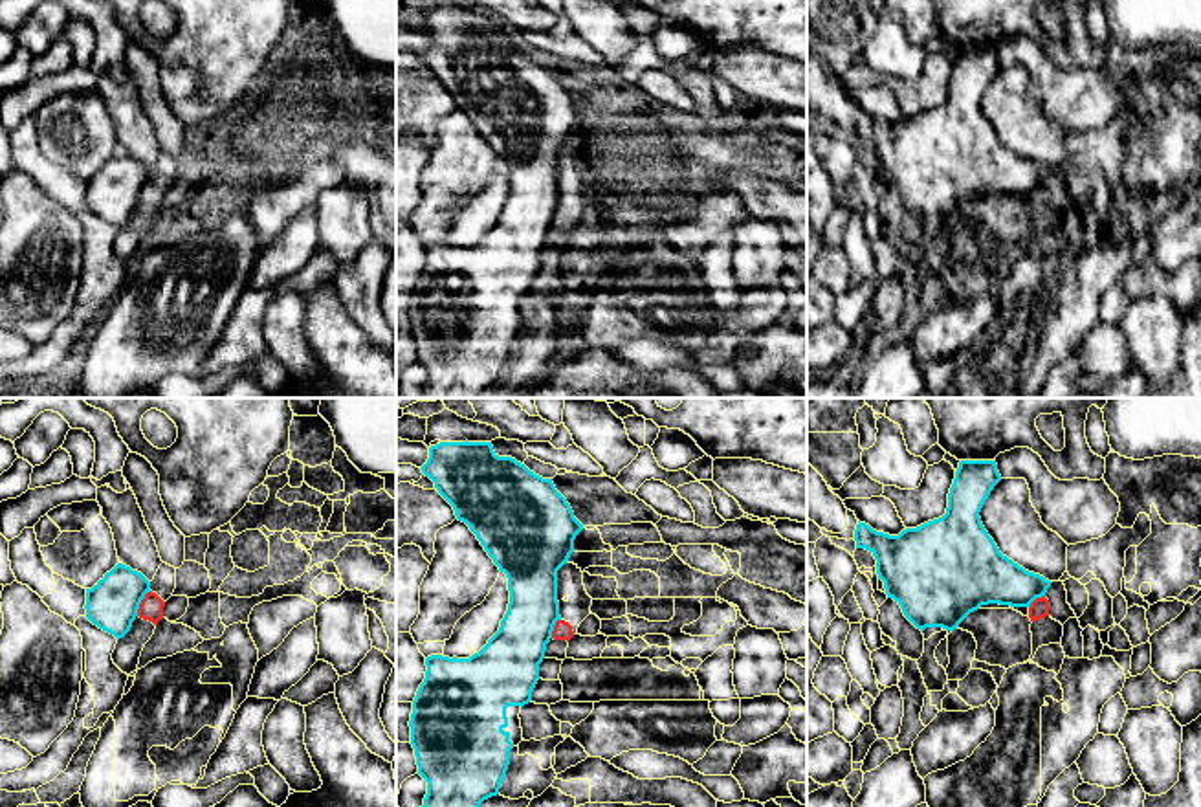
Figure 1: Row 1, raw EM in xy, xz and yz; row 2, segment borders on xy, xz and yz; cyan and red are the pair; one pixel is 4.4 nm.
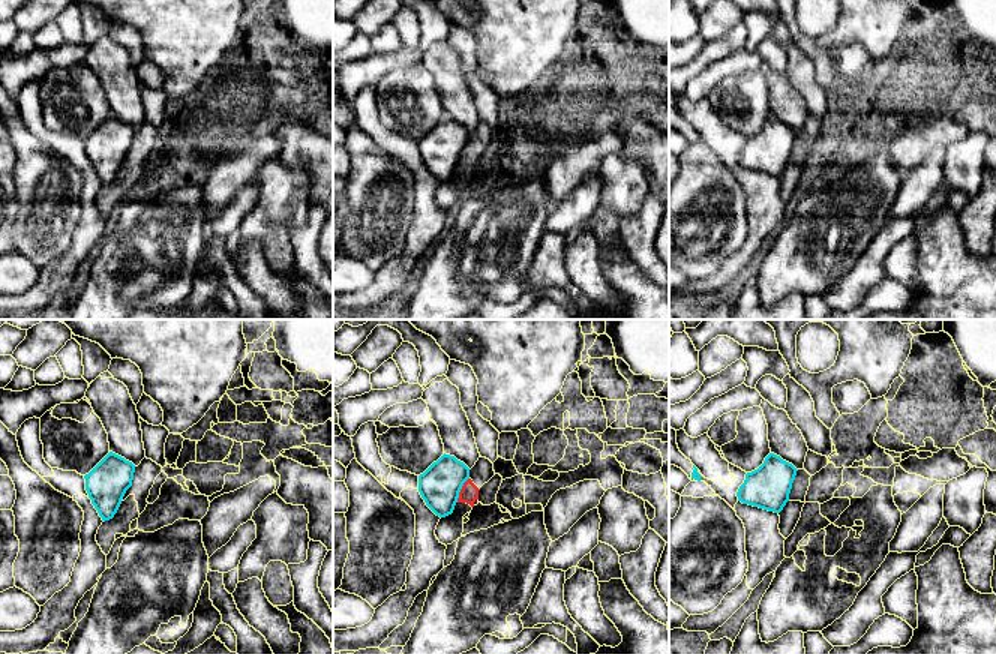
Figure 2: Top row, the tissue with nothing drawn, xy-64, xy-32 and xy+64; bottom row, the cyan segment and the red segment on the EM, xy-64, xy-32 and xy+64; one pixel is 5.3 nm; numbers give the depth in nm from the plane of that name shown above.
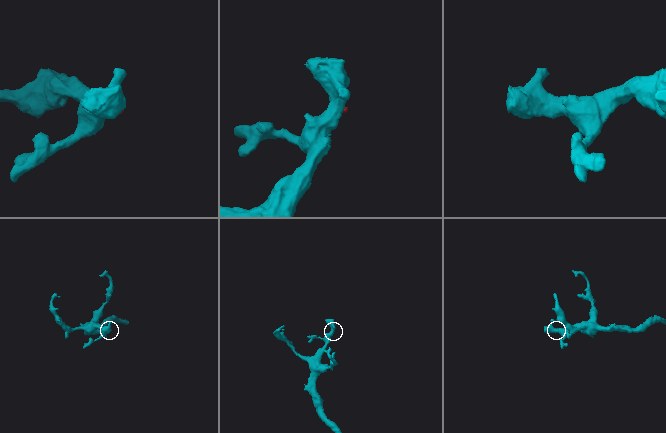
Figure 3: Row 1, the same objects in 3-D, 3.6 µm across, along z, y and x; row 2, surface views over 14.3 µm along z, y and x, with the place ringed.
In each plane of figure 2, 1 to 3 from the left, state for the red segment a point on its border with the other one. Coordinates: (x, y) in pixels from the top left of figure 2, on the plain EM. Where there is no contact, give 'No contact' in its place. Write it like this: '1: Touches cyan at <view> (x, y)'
1: No contact
2: Touches cyan at xy-32 (461, 152)
3: No contact

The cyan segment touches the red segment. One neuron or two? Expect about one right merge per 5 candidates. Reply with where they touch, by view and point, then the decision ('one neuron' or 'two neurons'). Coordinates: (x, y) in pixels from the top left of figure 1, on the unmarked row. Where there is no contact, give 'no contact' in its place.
xy (140, 191) | two neurons

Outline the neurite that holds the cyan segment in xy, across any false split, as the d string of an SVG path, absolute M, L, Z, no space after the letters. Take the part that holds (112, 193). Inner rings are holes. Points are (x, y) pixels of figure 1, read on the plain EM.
M117 152L92 178L86 178L86 207L119 229L130 220L147 182L150 171L141 161Z

